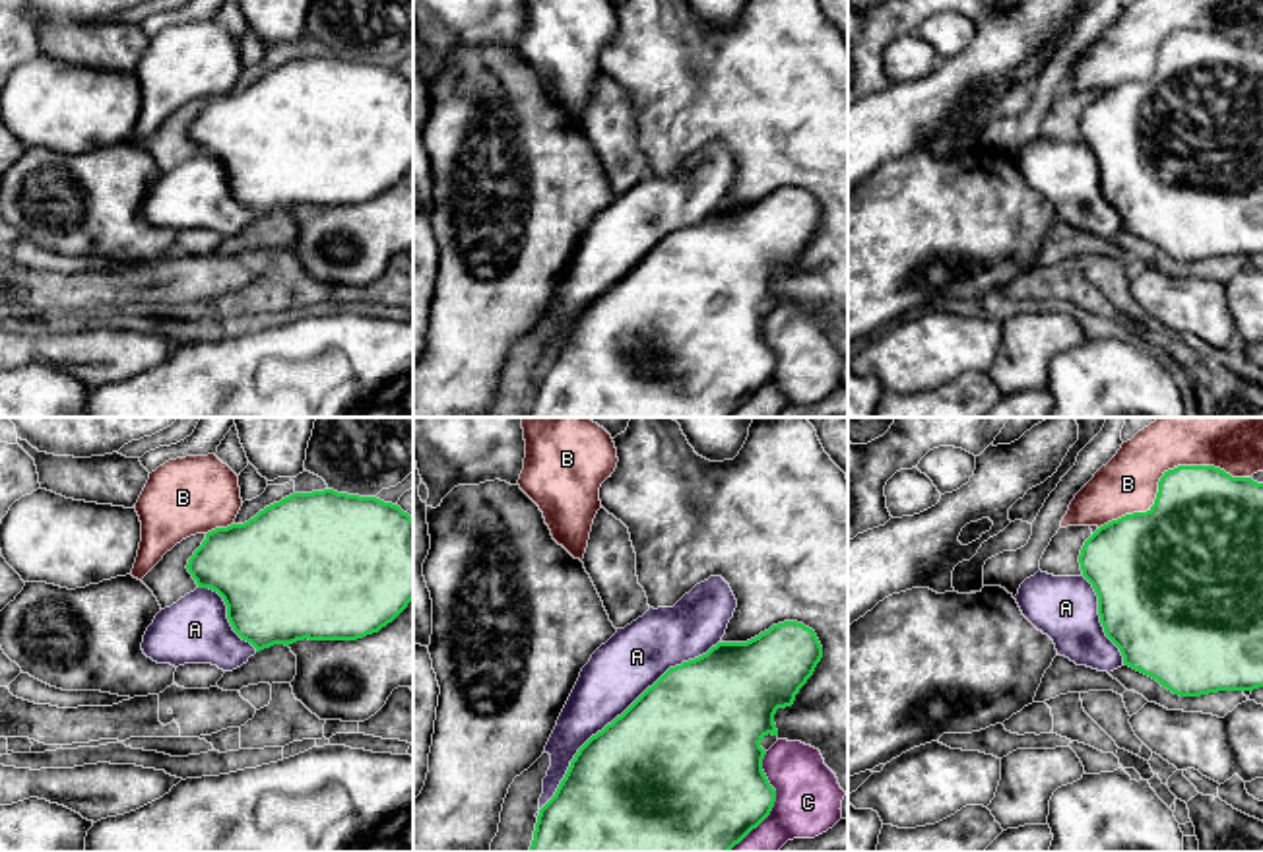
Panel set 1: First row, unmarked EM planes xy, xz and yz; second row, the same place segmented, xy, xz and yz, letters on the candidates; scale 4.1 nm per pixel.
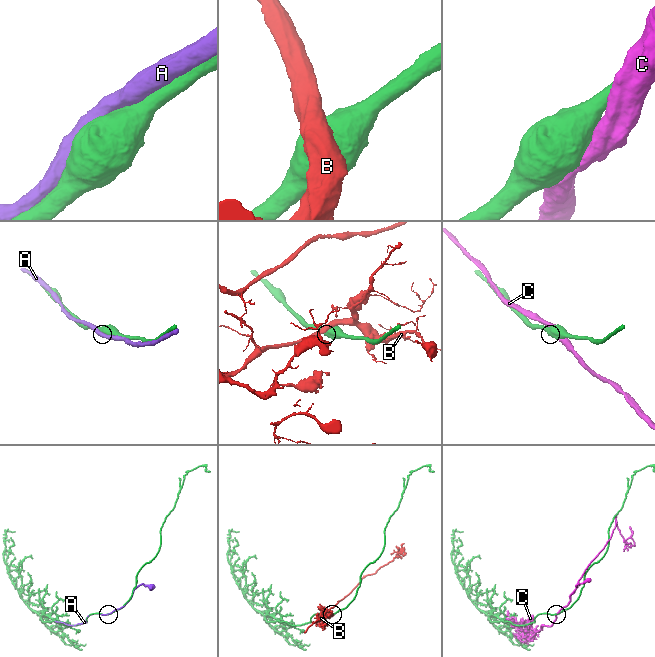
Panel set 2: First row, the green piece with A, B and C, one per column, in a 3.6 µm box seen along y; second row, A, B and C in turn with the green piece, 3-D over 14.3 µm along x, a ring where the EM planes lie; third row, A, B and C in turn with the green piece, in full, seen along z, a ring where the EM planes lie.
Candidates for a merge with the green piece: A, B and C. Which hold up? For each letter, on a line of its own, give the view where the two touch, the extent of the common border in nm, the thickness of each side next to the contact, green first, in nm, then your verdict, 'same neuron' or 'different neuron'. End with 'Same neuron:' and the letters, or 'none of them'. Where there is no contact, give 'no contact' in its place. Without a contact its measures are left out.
A: xz | 1050 nm | 500/260 nm | same neuron
B: yz | 650 nm | 440/240 nm | different neuron
C: xz | 440 nm | 440/280 nm | different neuron
Same neuron: A

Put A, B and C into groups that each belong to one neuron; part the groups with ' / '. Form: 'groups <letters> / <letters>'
groups A / B / C

